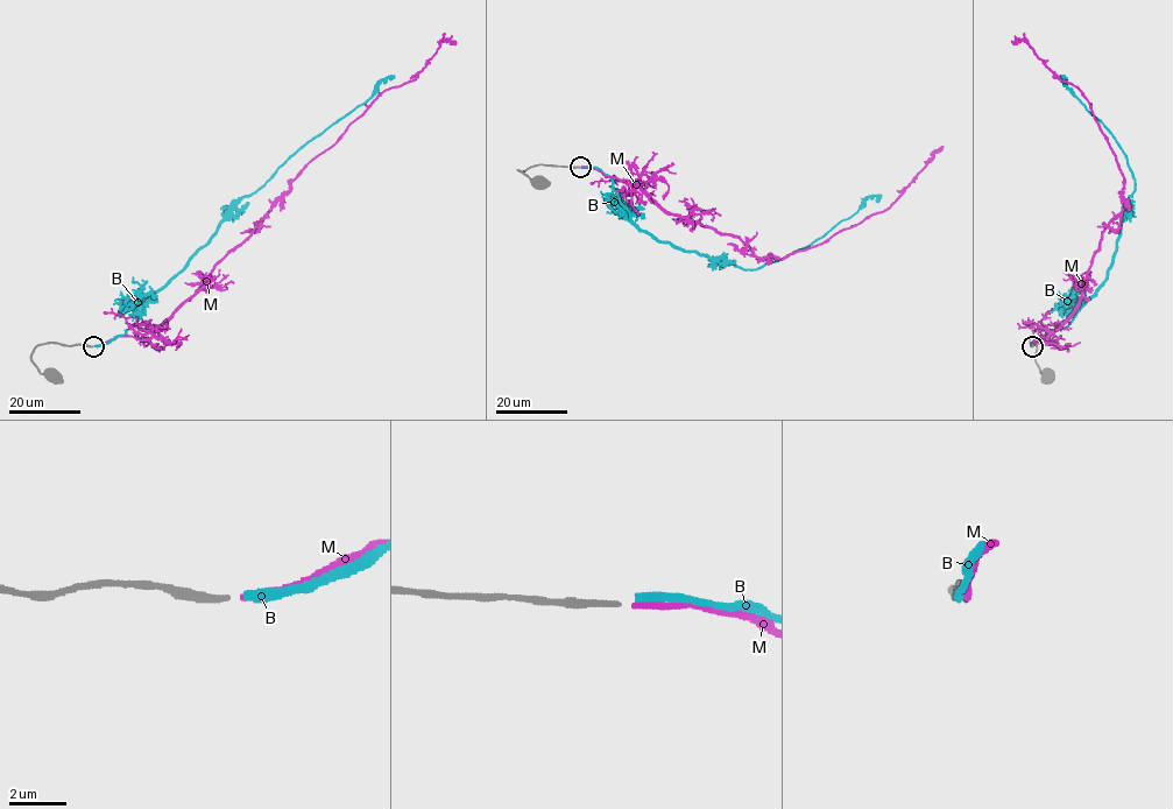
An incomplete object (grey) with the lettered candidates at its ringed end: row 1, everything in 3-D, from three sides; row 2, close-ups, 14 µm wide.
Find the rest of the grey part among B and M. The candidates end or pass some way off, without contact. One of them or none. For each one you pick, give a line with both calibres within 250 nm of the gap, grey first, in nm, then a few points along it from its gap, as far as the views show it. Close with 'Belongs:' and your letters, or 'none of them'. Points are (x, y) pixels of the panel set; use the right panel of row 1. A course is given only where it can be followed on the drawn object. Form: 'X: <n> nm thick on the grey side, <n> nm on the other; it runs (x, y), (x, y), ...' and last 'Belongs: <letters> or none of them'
M: 220 nm thick on the grey side, 240 nm on the other; it runs (1032, 346), (1076, 308), (1102, 231), (1122, 209), (1125, 178), (1076, 86), (1062, 82), (1024, 40), (1011, 42)
Belongs: M

